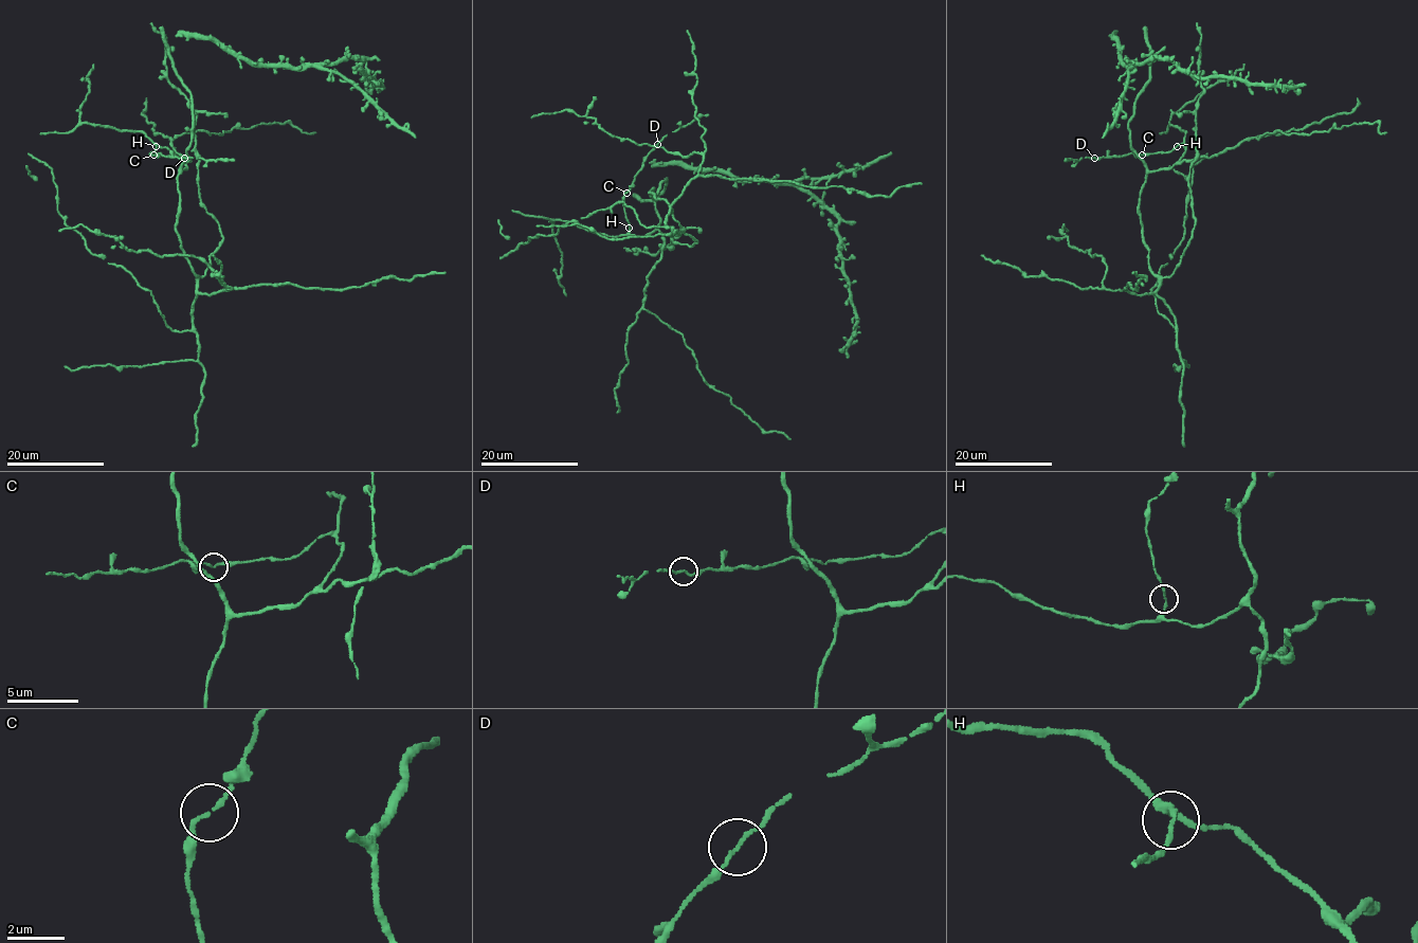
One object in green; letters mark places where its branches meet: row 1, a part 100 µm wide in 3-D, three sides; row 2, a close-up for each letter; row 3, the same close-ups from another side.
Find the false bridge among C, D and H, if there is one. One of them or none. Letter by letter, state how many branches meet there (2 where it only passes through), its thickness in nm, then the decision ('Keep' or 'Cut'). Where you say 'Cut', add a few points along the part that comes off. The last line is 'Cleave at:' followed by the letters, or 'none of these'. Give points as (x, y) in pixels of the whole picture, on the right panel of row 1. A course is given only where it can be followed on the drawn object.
C: Branches: 2. Thickness 140 nm. Keep
D: Branches: 2. Thickness 120 nm. Keep
H: Branches: 2. Thickness 140 nm. Keep
Cleave at: none of these

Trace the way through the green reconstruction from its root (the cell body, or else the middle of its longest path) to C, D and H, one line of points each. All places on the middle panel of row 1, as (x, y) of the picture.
C: (665, 180), (654, 197), (659, 225), (643, 236), (629, 232), (622, 204), (626, 192)
D: (665, 180), (654, 197), (659, 225), (647, 235), (631, 235), (622, 197), (642, 167), (643, 159), (657, 144)
H: (665, 180), (654, 197), (659, 225), (643, 236), (631, 235), (629, 228)

